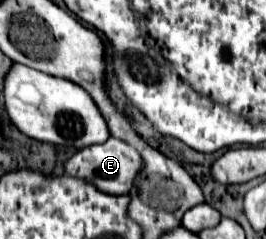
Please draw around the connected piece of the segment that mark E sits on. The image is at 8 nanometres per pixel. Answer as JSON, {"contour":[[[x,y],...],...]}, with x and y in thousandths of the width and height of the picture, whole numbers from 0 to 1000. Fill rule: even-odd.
{"contour":[[[410,573],[395,598],[342,607],[342,615],[289,632],[237,690],[252,732],[312,749],[327,766],[350,766],[372,799],[410,808],[410,816],[470,816],[492,791],[500,749],[530,715],[530,699],[538,699],[538,674],[523,665],[523,640],[492,607],[477,607],[432,573]]]}

